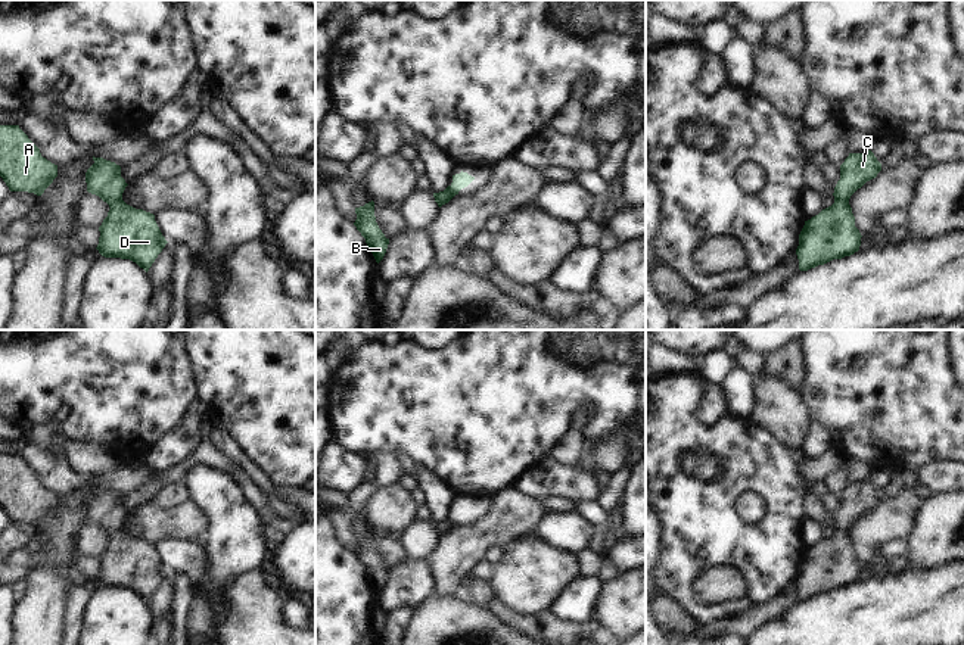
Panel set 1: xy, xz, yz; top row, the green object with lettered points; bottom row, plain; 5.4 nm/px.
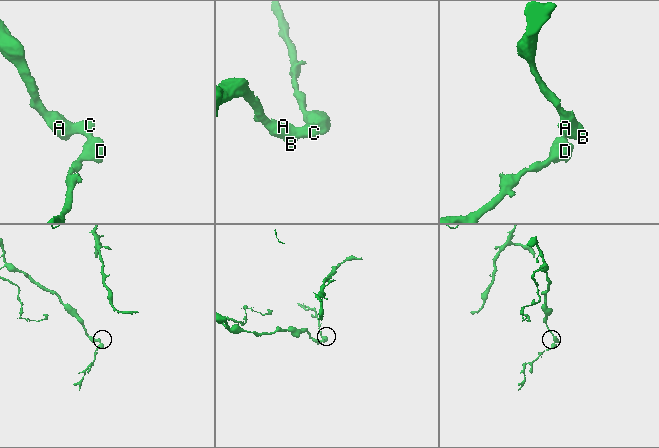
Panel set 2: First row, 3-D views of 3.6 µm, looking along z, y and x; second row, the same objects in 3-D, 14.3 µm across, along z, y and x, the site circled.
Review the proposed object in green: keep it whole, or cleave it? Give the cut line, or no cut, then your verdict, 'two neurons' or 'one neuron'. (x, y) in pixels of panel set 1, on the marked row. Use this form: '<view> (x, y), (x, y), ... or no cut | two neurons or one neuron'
no cut | one neuron

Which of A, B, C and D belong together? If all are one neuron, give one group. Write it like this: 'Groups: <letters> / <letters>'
Groups: A B C D

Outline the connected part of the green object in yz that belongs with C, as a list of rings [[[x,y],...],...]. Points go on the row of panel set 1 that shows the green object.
[[[871,150],[849,153],[840,165],[840,180],[833,193],[834,203],[805,221],[799,234],[796,255],[800,271],[851,256],[859,250],[862,236],[855,227],[849,199],[880,171],[881,163]]]

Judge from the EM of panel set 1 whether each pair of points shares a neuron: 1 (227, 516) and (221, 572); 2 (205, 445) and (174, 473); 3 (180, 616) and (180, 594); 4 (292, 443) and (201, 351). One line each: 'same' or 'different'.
1: same
2: same
3: same
4: same

